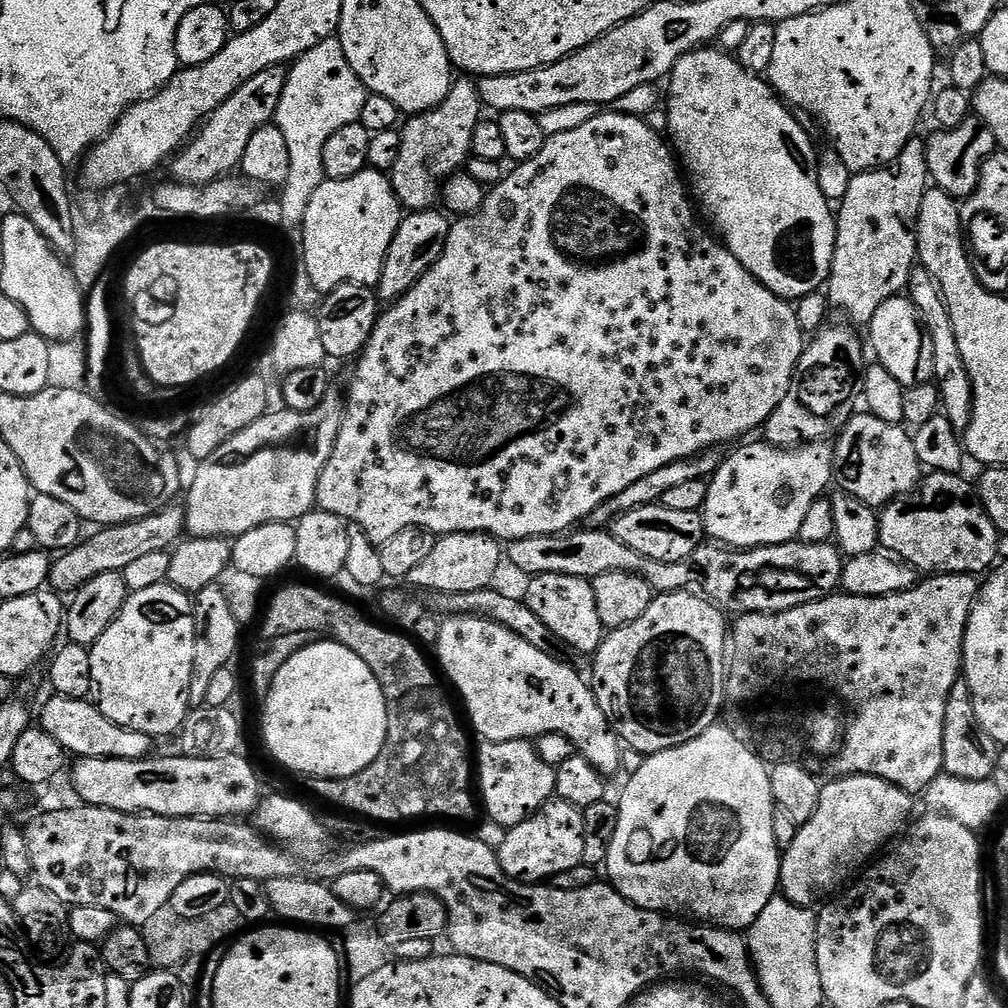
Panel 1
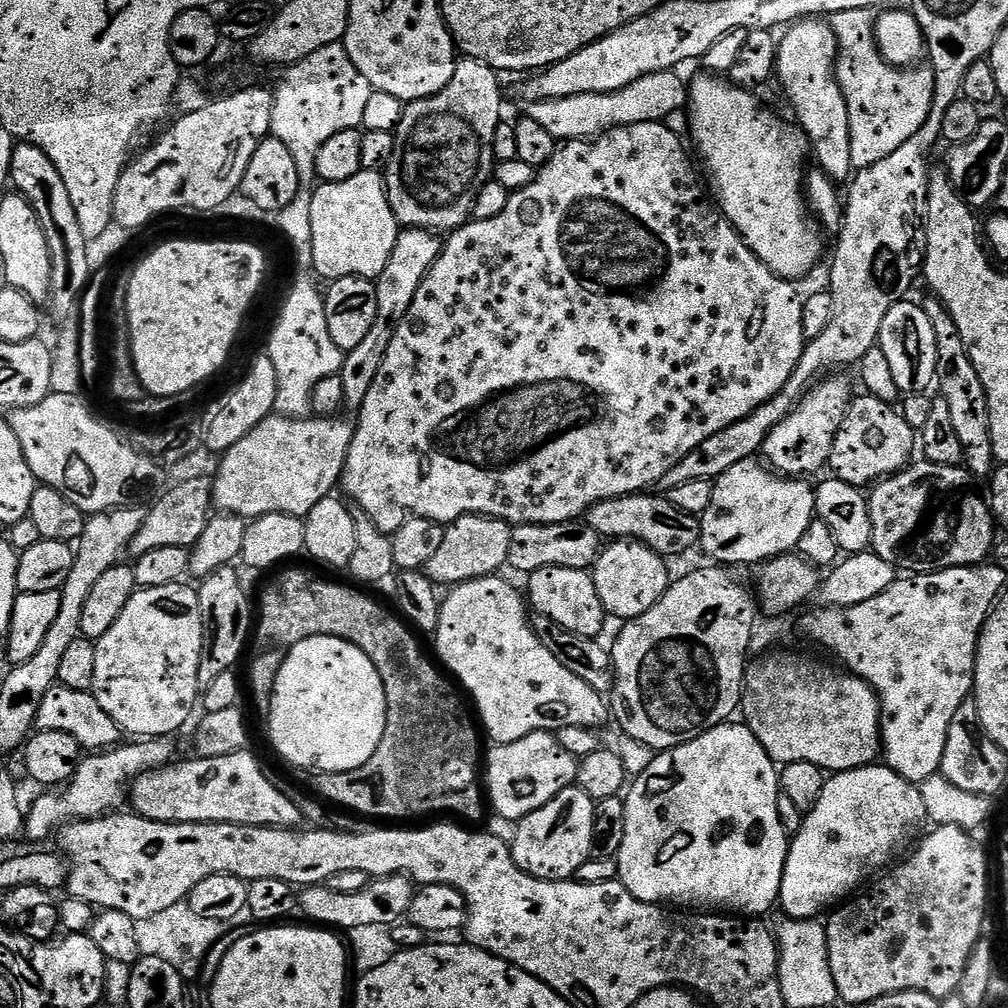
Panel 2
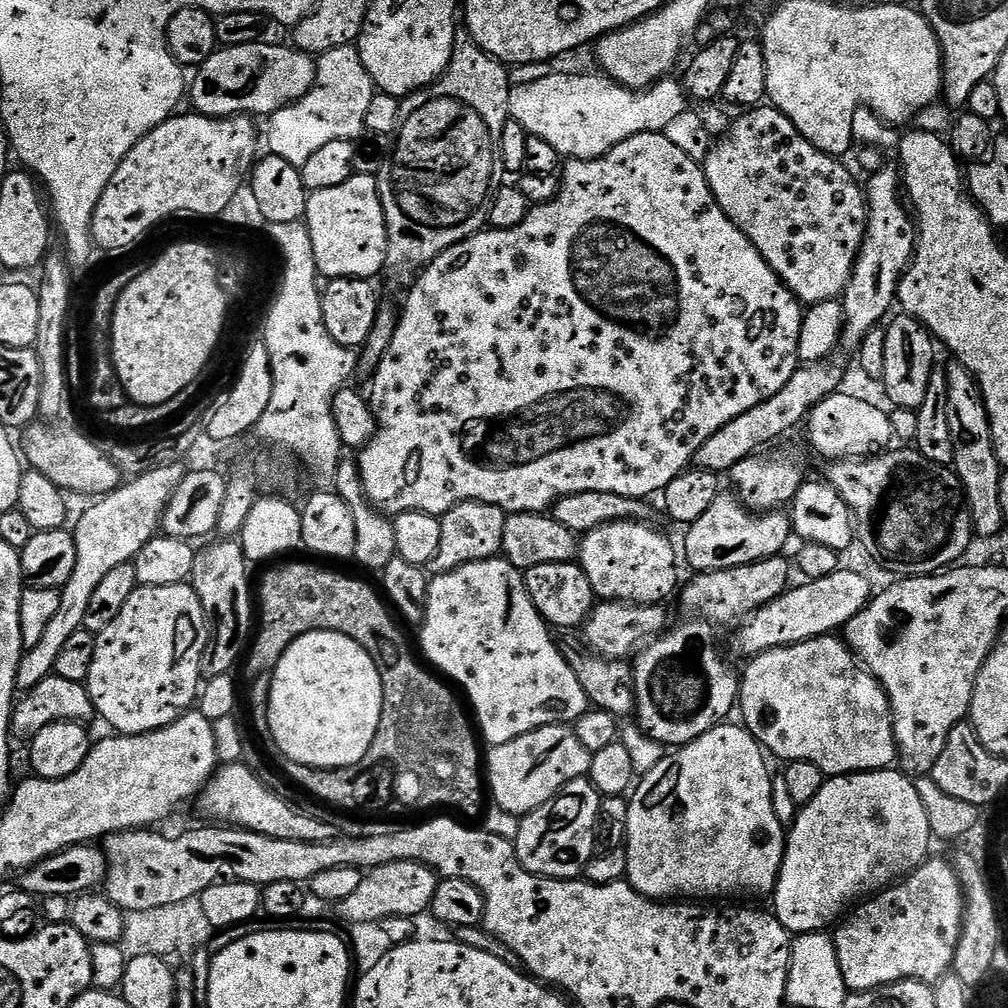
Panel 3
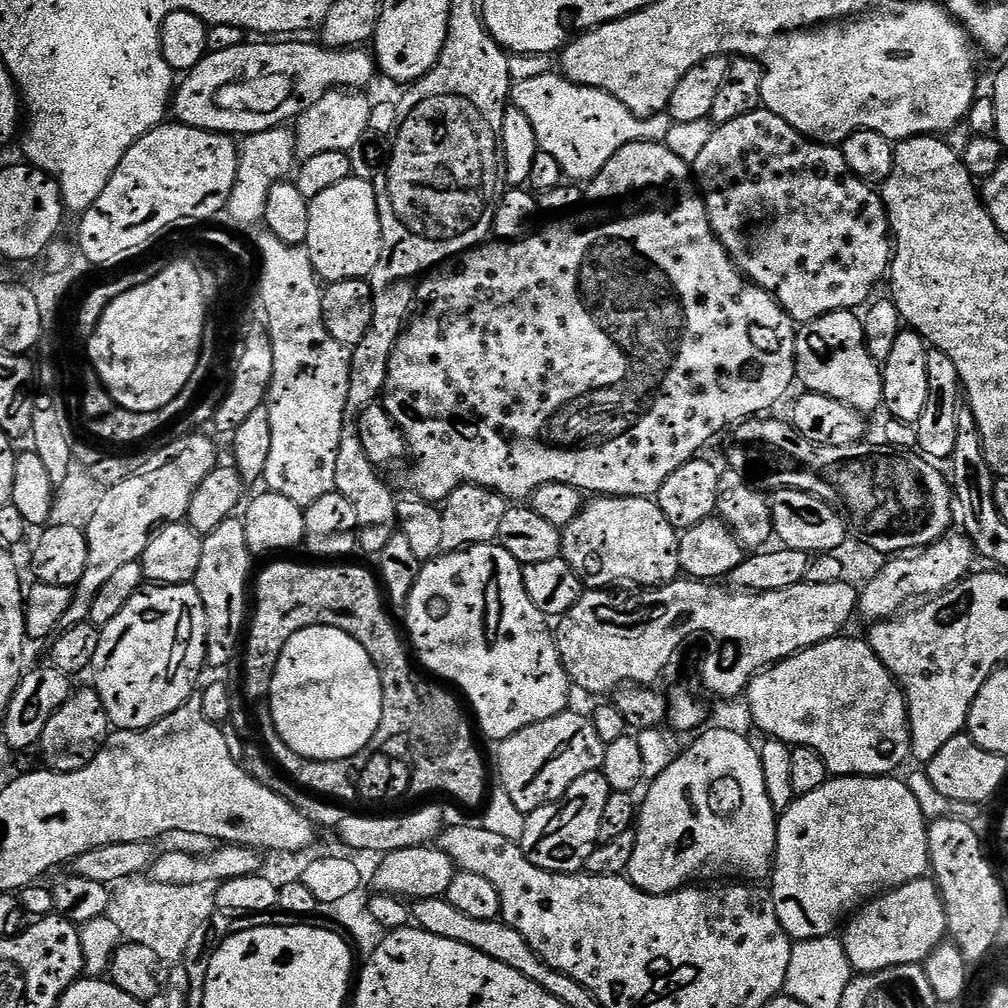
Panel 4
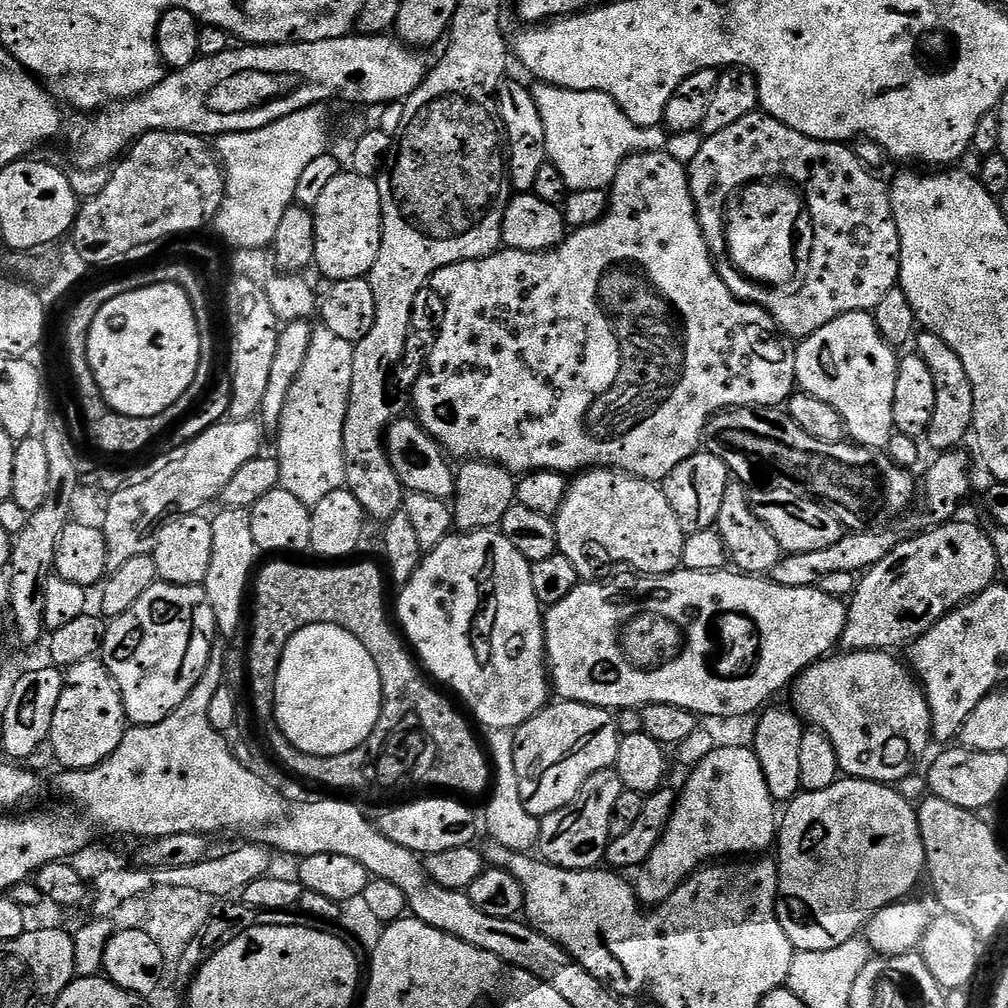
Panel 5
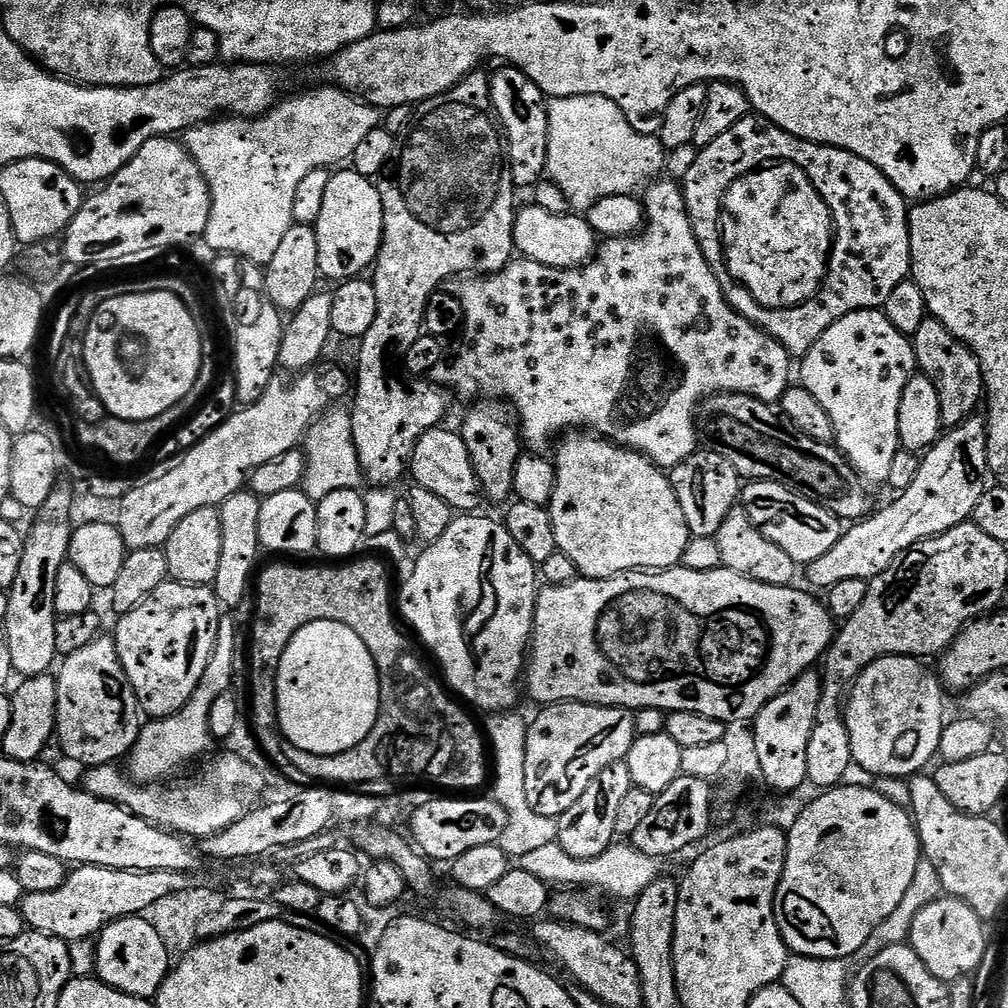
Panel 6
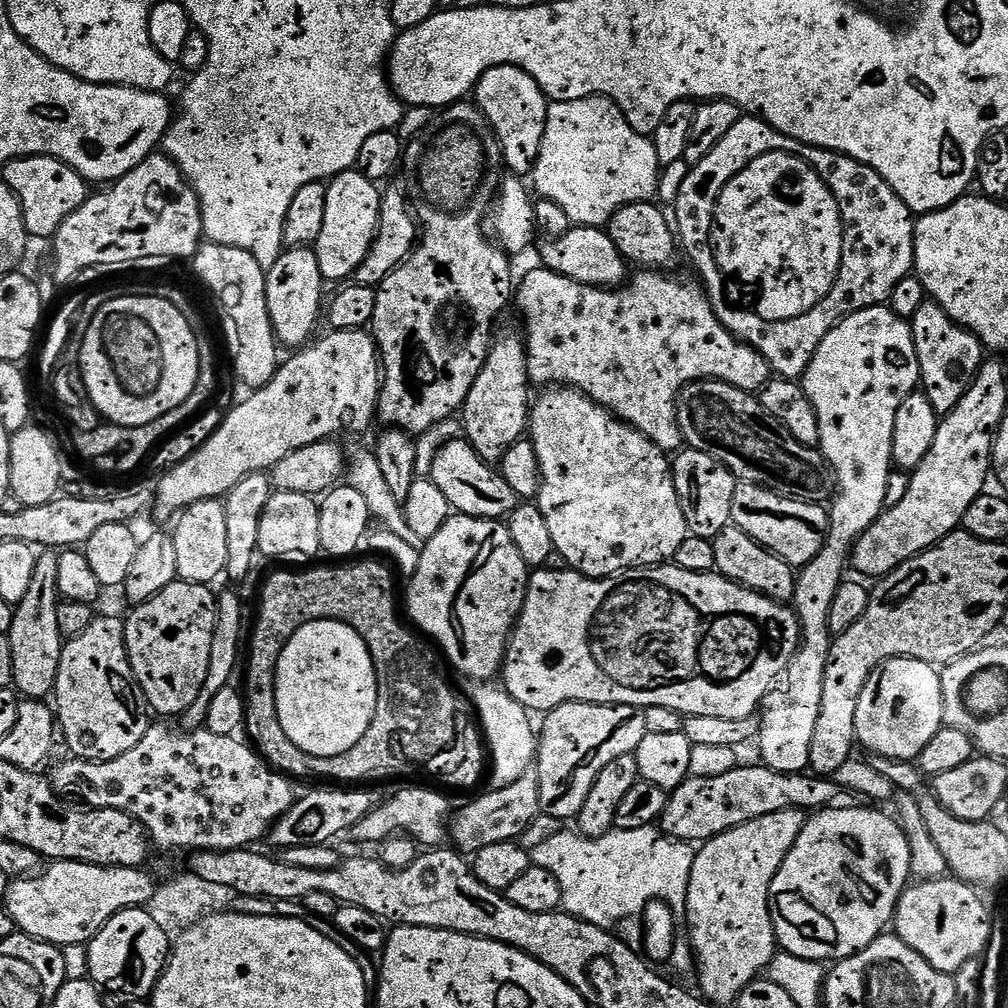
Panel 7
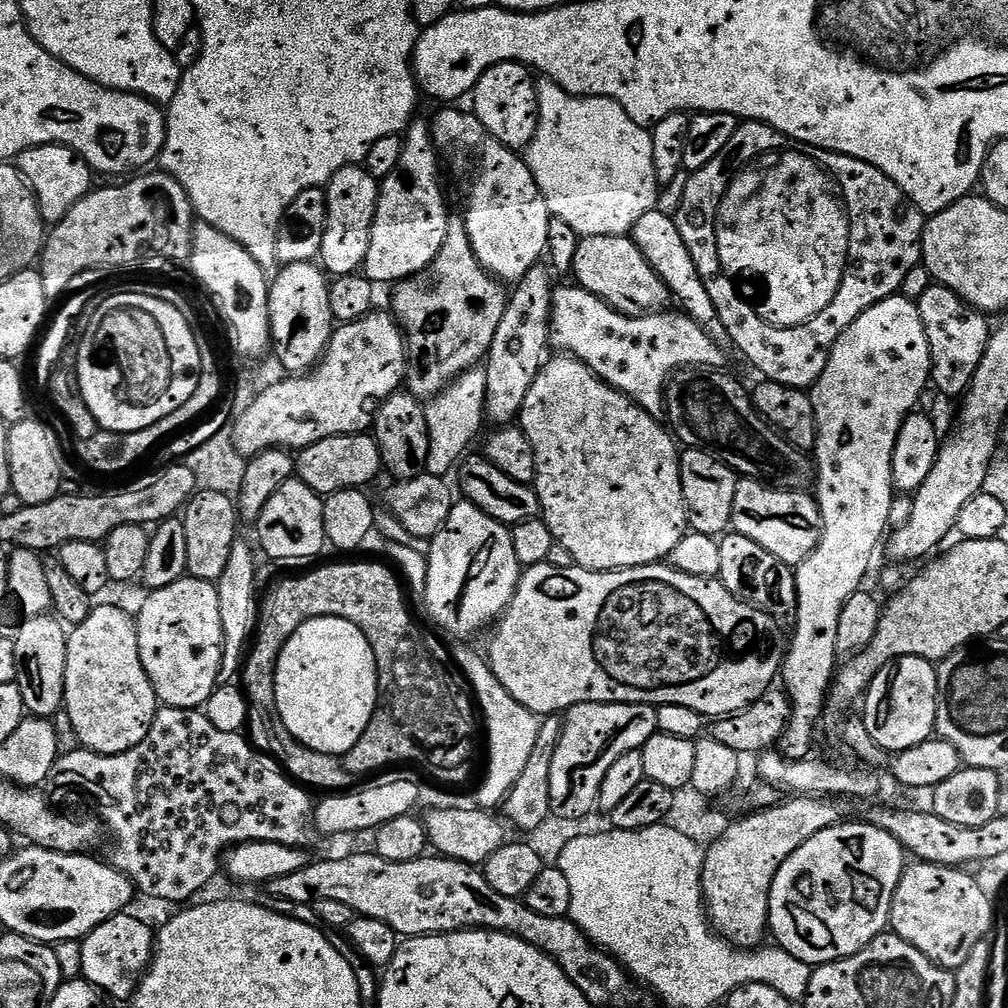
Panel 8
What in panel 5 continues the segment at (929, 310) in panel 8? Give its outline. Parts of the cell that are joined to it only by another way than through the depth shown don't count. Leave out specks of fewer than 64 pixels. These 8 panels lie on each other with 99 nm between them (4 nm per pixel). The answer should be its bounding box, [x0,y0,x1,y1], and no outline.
[915,331,974,453]

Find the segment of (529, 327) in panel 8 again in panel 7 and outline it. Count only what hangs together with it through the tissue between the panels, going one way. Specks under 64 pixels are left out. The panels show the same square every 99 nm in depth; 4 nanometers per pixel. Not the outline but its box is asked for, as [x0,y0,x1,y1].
[462,335,529,465]

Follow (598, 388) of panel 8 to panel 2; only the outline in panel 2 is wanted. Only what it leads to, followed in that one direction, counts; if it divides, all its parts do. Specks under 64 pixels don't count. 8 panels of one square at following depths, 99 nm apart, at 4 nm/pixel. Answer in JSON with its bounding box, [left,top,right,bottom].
[590,540,670,622]

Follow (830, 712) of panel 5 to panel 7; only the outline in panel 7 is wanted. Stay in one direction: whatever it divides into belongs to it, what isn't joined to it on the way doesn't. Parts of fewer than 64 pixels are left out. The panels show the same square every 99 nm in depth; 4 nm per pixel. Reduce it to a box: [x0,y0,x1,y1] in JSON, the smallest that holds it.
[855,656,943,761]

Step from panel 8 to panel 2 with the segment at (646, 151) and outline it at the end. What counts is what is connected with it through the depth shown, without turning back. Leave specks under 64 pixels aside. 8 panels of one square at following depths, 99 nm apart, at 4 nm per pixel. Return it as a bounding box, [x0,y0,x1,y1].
[526,71,688,142]

